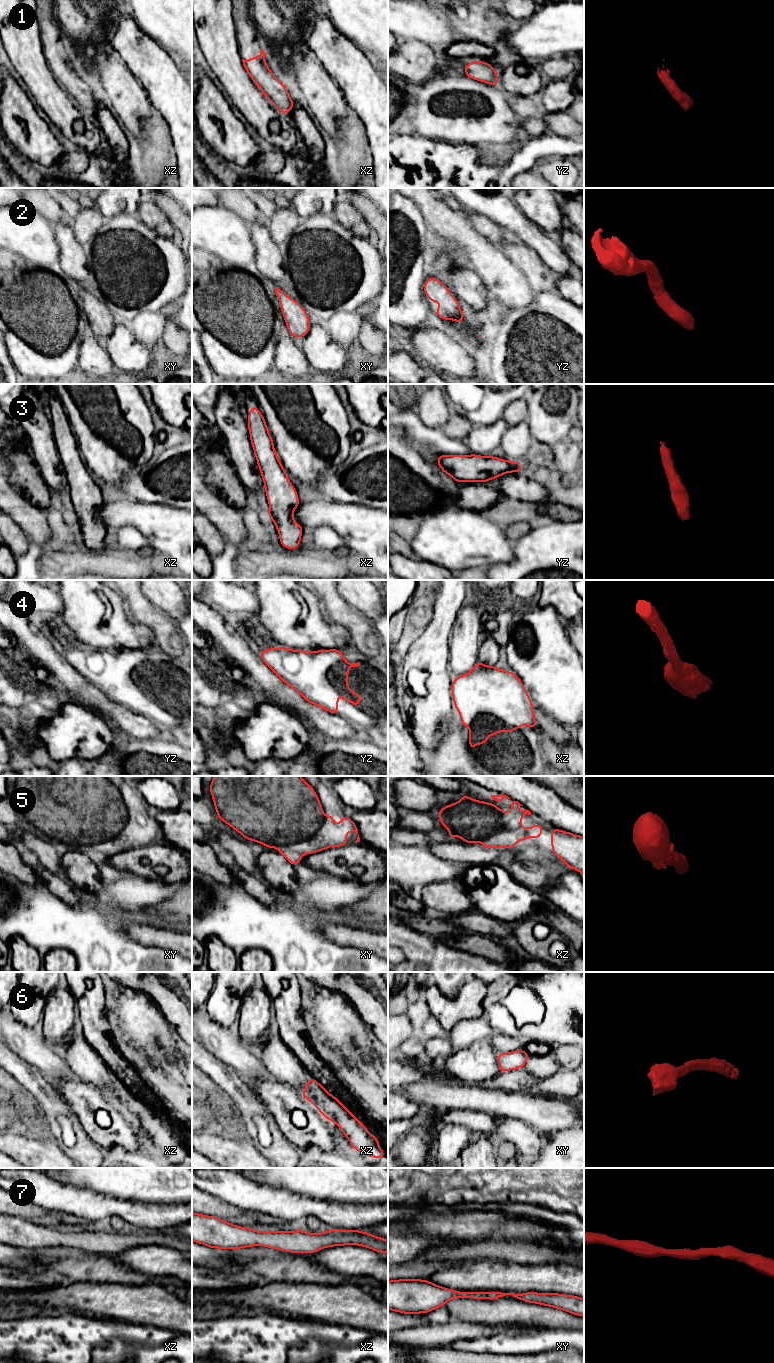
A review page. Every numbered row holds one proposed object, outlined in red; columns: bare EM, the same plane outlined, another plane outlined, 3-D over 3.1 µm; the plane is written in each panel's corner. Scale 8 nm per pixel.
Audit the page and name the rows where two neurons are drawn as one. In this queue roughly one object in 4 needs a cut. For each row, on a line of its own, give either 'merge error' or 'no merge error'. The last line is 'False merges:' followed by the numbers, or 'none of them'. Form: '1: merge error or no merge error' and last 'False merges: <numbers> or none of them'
1: no merge error
2: no merge error
3: no merge error
4: no merge error
5: no merge error
6: no merge error
7: no merge error
False merges: none of them

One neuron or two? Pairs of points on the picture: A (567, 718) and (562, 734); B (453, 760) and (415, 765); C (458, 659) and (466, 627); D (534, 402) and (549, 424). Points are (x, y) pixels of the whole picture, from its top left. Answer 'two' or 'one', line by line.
A: two
B: two
C: one
D: one

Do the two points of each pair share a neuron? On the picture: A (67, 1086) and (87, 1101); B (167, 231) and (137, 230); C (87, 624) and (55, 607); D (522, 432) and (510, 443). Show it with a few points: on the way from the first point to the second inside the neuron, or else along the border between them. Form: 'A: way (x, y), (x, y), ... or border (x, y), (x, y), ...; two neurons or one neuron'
A: way (72, 1090), (82, 1097); one neuron
B: border (140, 220), (158, 233), (169, 238); two neurons
C: border (59, 592), (62, 609), (47, 617); two neurons
D: way (519, 435), (513, 441); one neuron

